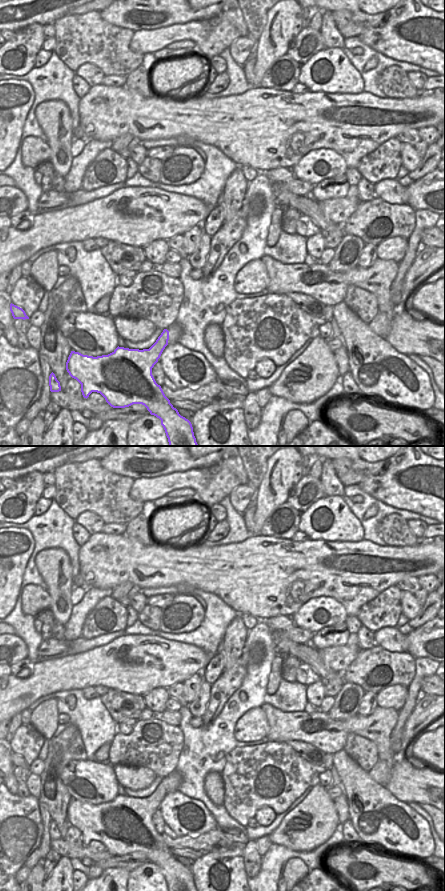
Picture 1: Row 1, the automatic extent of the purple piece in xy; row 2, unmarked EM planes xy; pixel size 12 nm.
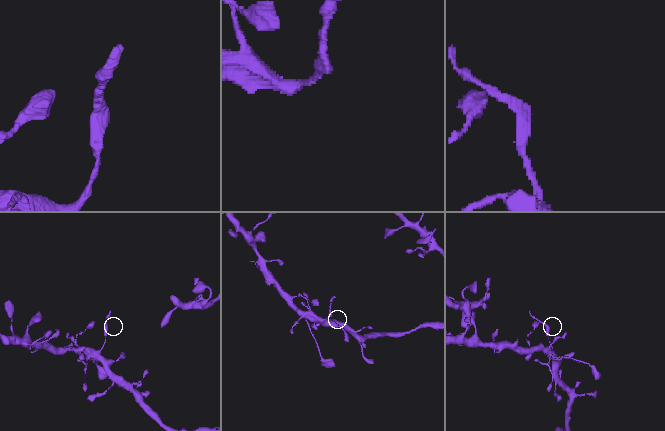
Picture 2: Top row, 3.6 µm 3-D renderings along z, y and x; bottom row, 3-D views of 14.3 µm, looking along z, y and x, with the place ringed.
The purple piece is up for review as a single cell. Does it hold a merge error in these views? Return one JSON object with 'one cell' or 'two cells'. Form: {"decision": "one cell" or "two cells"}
{"decision": "two cells"}

